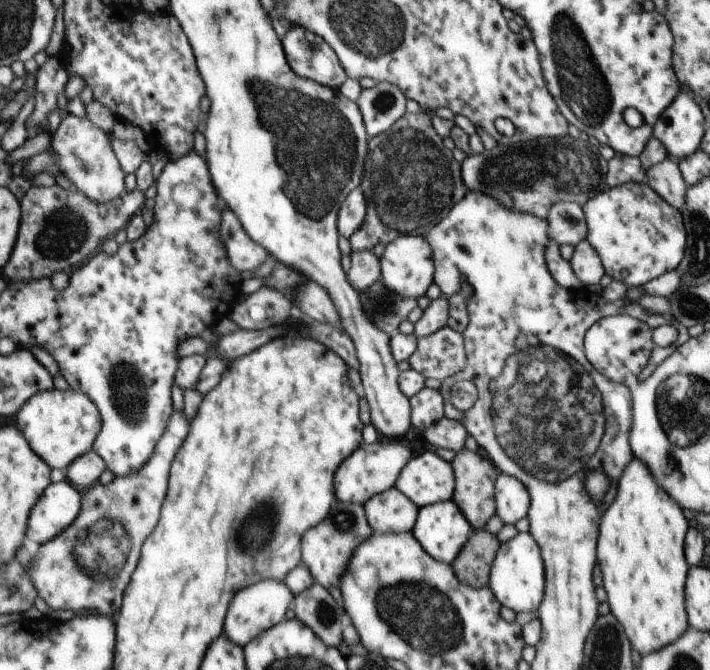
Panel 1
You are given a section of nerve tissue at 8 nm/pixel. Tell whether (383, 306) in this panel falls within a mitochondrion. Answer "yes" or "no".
yes

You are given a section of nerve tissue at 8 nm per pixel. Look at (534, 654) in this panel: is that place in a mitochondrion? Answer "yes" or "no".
no

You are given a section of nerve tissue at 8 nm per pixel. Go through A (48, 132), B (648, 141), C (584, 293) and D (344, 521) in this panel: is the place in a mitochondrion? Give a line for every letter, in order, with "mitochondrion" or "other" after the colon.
A: other
B: other
C: other
D: mitochondrion

